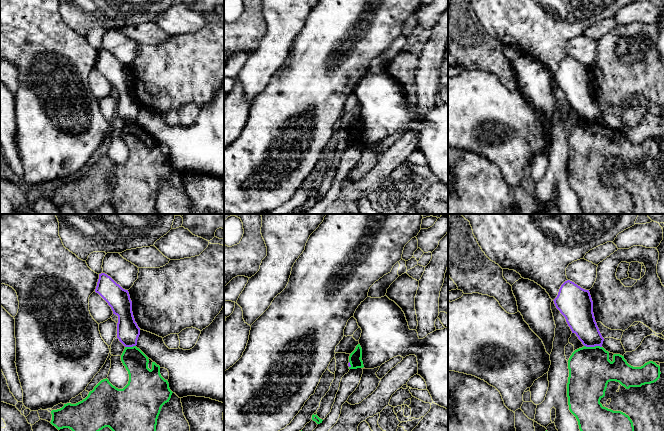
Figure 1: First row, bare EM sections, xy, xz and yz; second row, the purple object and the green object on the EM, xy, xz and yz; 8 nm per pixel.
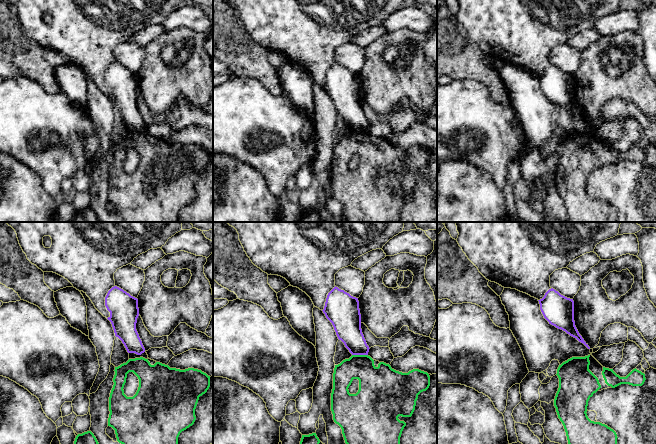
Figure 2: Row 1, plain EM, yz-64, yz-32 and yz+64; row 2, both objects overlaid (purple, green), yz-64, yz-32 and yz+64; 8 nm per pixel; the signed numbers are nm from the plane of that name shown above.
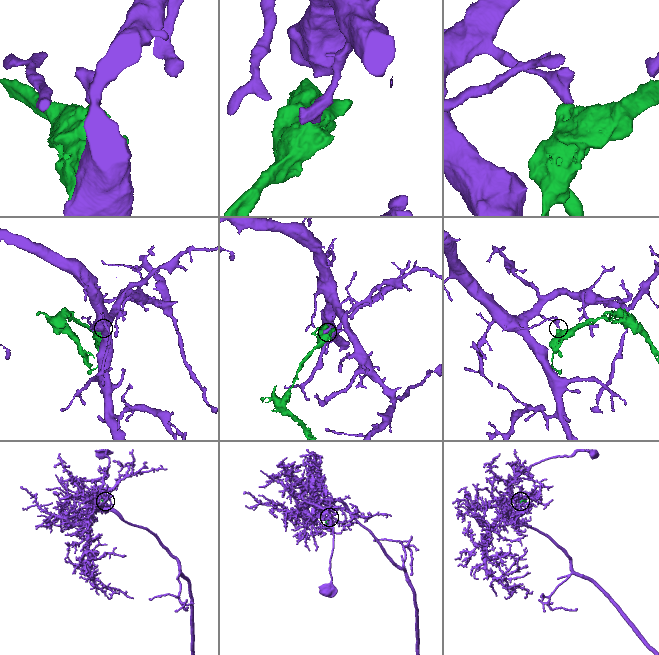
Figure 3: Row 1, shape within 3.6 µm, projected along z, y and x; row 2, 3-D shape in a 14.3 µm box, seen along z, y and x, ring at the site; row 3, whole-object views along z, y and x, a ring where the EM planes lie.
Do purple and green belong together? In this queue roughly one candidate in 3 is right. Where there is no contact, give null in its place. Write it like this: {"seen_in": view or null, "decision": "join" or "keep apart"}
{"seen_in": "yz", "decision": "keep apart"}

